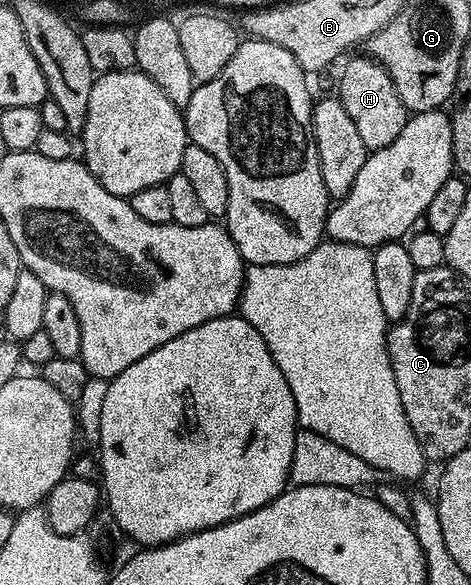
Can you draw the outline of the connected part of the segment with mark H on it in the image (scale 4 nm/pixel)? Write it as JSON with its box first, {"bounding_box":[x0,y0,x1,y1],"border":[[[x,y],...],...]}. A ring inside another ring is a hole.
{"bounding_box":[337,54,409,150],"border":[[[360,54],[356,60],[351,60],[343,68],[339,76],[337,95],[341,106],[349,113],[349,118],[361,133],[361,142],[365,142],[368,150],[384,148],[405,130],[405,122],[409,115],[407,107],[401,102],[397,90],[393,86],[393,78],[376,60]]]}

